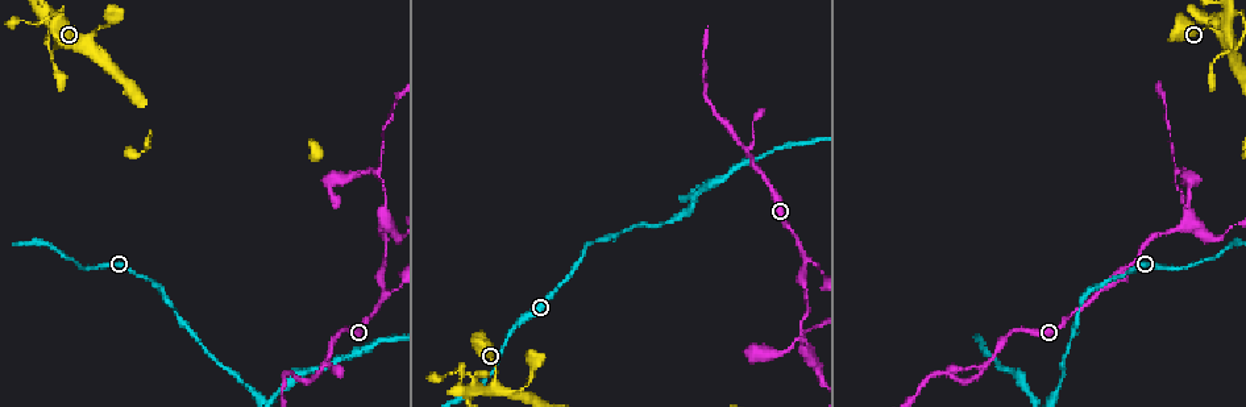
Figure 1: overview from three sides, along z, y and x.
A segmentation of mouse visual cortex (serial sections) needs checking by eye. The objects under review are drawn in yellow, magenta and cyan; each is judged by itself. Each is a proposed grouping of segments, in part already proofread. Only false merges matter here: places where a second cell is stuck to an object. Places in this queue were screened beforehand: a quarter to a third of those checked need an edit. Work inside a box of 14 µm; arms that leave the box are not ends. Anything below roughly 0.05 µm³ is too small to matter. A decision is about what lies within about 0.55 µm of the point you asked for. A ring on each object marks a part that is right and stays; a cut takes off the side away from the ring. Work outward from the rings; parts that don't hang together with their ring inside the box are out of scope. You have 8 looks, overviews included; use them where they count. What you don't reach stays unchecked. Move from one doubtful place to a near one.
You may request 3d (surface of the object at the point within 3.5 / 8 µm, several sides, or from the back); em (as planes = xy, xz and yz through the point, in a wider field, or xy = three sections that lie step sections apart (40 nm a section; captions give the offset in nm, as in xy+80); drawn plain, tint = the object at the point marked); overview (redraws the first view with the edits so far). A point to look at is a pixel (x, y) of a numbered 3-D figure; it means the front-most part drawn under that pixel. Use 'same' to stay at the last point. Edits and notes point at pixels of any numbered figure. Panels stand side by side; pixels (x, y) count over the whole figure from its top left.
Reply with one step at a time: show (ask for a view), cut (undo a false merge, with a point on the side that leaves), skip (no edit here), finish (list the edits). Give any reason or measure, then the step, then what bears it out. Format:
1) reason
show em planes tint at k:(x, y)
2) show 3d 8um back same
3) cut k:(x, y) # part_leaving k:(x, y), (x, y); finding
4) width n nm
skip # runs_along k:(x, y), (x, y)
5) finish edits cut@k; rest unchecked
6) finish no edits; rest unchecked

four or more arms meet
show 3d 3.5um at 1:(1226, 24)

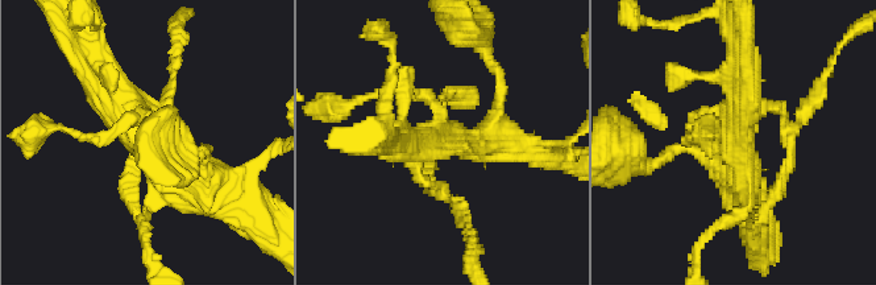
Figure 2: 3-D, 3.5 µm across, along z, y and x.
arms 4; arm_widths 150, 150, 350, 400 nm; need the tissue
show em xy step 1 tint at 2:(742, 130)

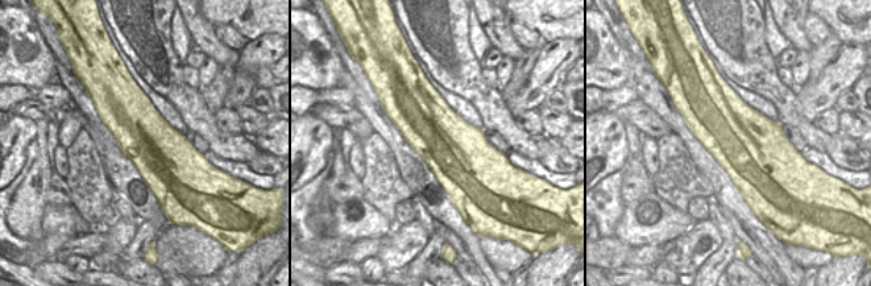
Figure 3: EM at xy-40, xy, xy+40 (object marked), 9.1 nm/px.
show em planes tint same

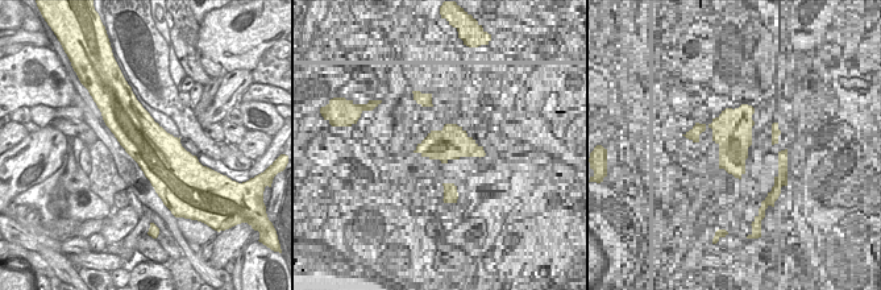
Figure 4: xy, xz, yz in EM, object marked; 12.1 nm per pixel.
cut 2:(169, 91) # part_leaving 2:(784, 118), (788, 170), (758, 223); two cells meet here

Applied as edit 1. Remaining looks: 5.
arms part here
show 3d 8um at 1:(804, 257)

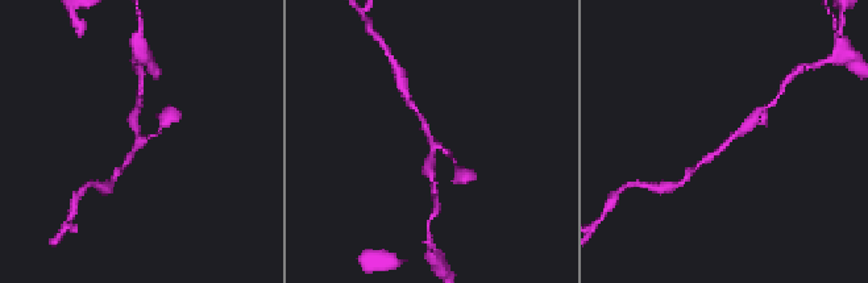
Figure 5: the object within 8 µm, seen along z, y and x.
show 3d 3.5um at 5:(433, 142)

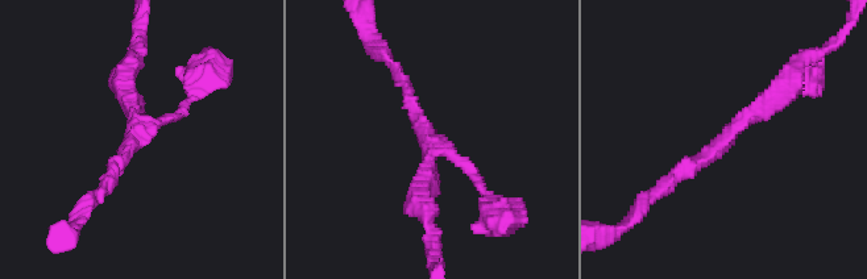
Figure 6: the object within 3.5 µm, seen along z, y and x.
arms 3; arm_widths 150, 200, 300 nm
show em xy step 5 tint at 6:(427, 141)

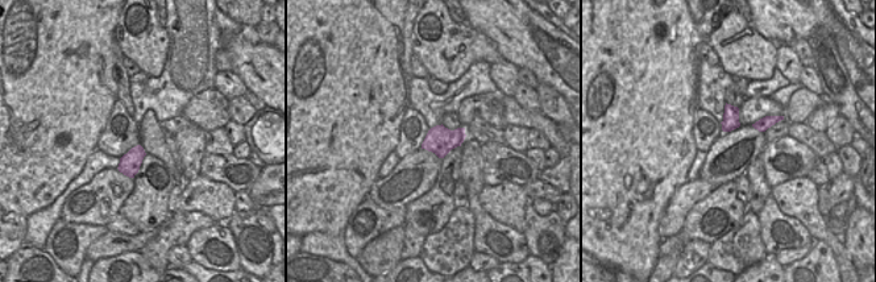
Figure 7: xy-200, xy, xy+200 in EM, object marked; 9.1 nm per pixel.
skip # all the same cell

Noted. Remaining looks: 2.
arms part here
show 3d 3.5um at 1:(325, 360)

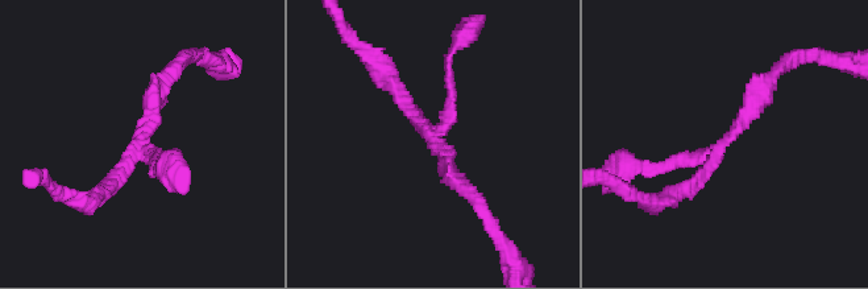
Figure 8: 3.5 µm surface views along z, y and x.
need the tissue
show em xy step 3 tint at 8:(428, 137)

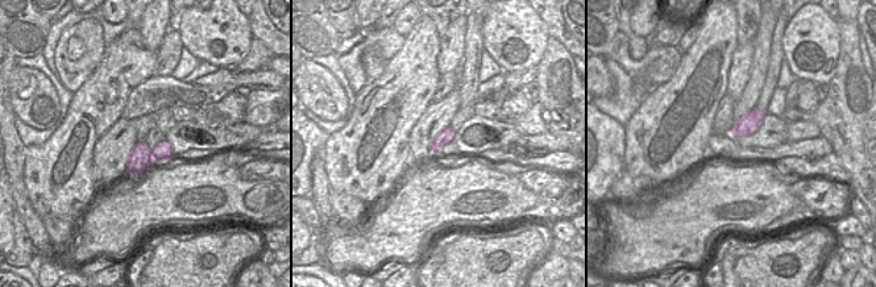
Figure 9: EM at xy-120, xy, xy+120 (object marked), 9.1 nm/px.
cut 8:(667, 165) # part_leaving 8:(704, 155), (617, 172); two cells meet here

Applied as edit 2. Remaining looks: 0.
finish edits cut@2, cut@8; rest unchecked

